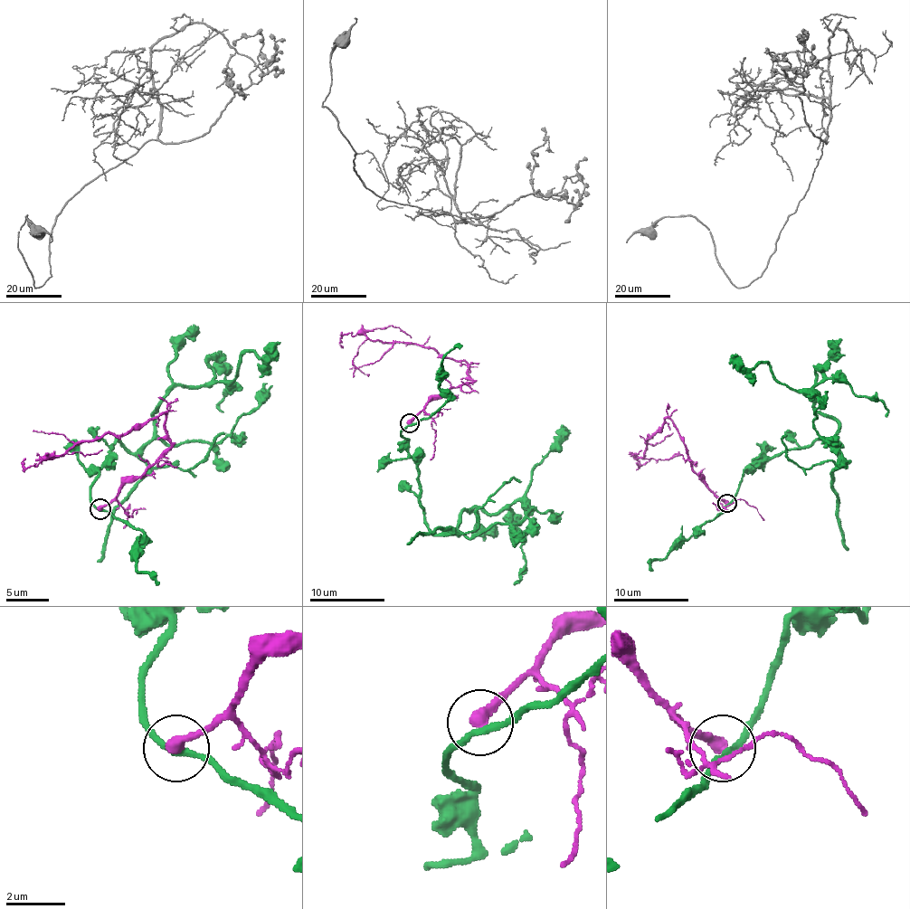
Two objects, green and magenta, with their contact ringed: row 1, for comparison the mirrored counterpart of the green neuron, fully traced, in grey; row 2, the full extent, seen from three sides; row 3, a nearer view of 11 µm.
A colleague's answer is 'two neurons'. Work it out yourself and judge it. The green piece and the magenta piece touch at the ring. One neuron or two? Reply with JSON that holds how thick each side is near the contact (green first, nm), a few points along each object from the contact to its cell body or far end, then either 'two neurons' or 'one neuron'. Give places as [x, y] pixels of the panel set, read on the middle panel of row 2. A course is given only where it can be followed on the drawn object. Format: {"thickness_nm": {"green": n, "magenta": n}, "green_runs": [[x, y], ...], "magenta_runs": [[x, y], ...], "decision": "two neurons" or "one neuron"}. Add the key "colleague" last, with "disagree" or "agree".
{"thickness_nm": {"green": 200, "magenta": 440}, "green_runs": [[409, 424], [424, 522], [439, 534], [458, 534], [458, 516], [475, 507], [512, 506], [571, 432]], "magenta_runs": [[409, 422], [433, 396], [473, 381], [468, 364], [431, 347], [365, 334], [398, 326], [411, 338]], "decision": "two neurons", "colleague": "agree"}

